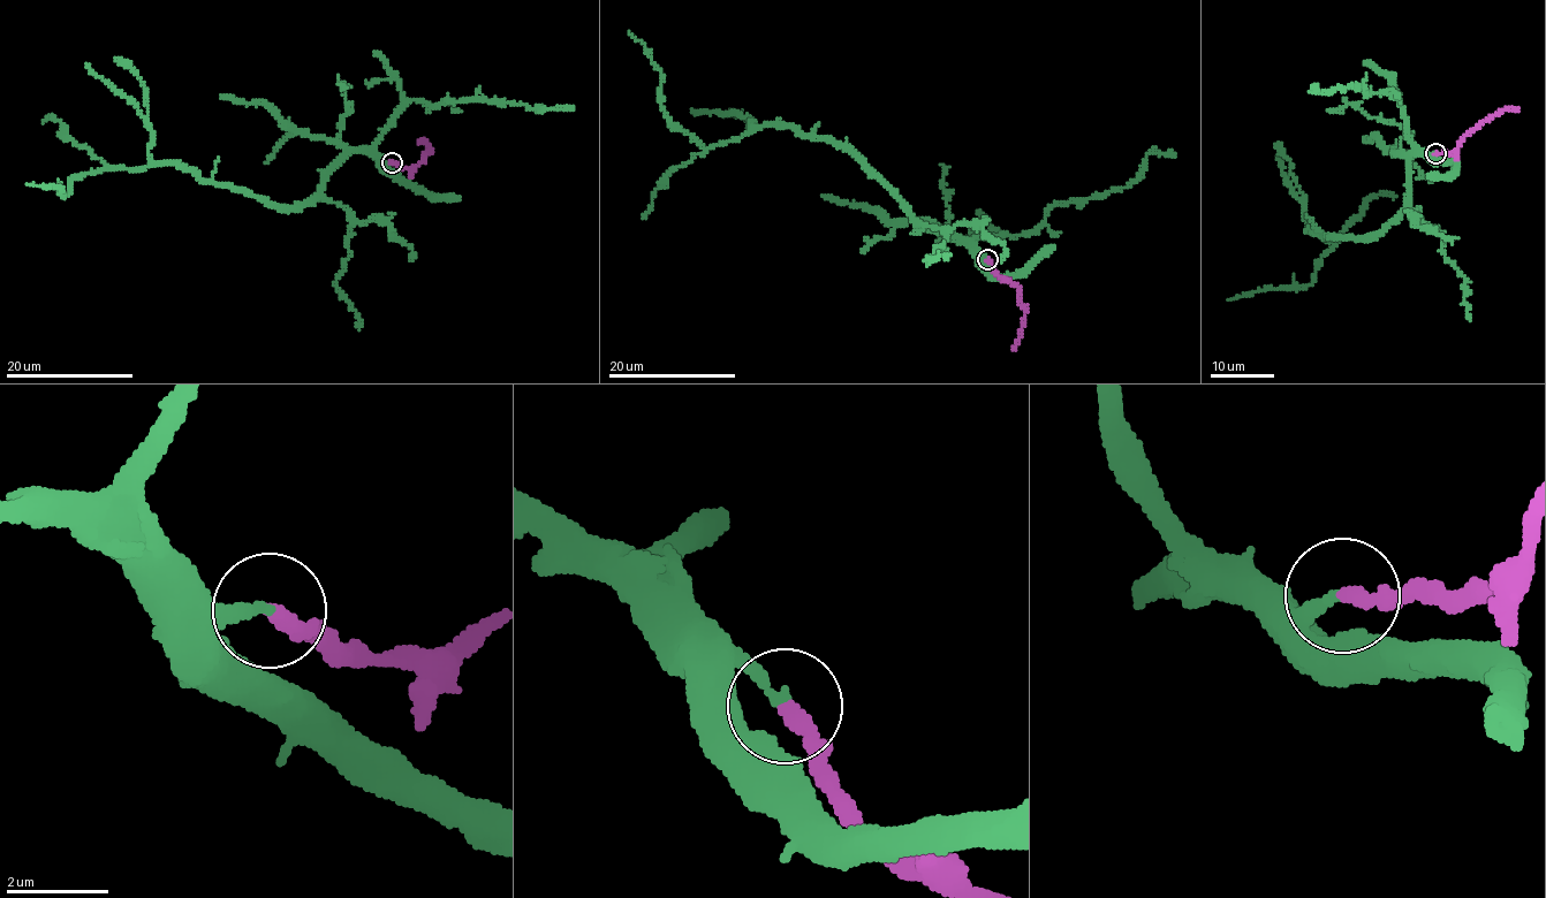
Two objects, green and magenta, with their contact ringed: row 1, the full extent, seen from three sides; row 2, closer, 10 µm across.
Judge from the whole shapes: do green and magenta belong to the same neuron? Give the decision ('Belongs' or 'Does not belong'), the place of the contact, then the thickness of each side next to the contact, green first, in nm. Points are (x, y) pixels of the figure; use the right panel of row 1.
Belongs. Place: (1435, 153). Thickness 240 nm (green) against 320 nm

